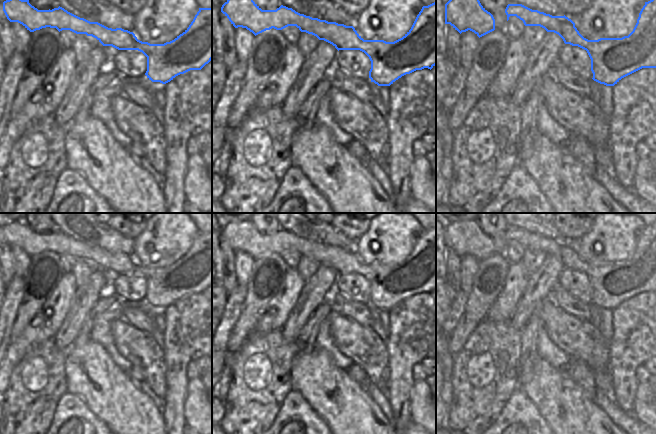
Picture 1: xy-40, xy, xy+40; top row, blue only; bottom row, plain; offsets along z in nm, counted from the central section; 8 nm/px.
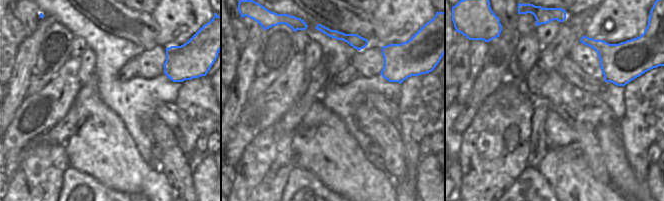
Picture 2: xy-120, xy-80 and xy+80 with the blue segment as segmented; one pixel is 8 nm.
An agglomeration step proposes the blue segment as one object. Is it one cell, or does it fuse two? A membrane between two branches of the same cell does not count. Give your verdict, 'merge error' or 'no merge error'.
no merge error

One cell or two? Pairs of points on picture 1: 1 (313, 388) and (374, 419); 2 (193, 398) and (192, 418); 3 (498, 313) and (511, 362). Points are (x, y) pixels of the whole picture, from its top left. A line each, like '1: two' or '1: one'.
1: one
2: one
3: two

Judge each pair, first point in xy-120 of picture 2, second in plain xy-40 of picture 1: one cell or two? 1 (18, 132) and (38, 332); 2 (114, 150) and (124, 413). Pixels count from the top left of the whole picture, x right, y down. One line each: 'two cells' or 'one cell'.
1: one cell
2: one cell

